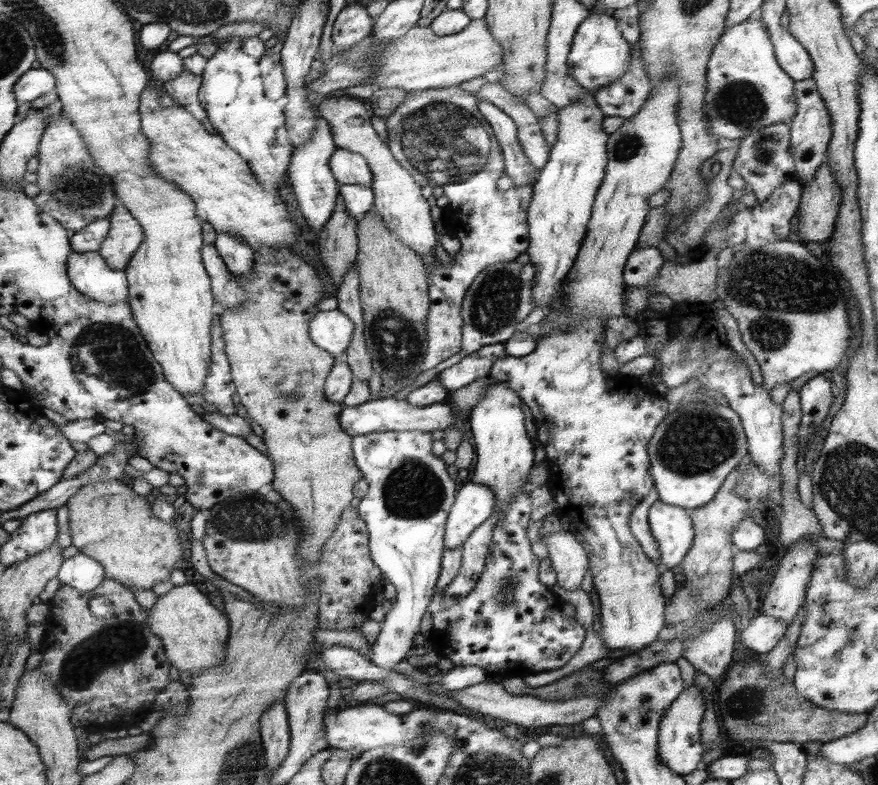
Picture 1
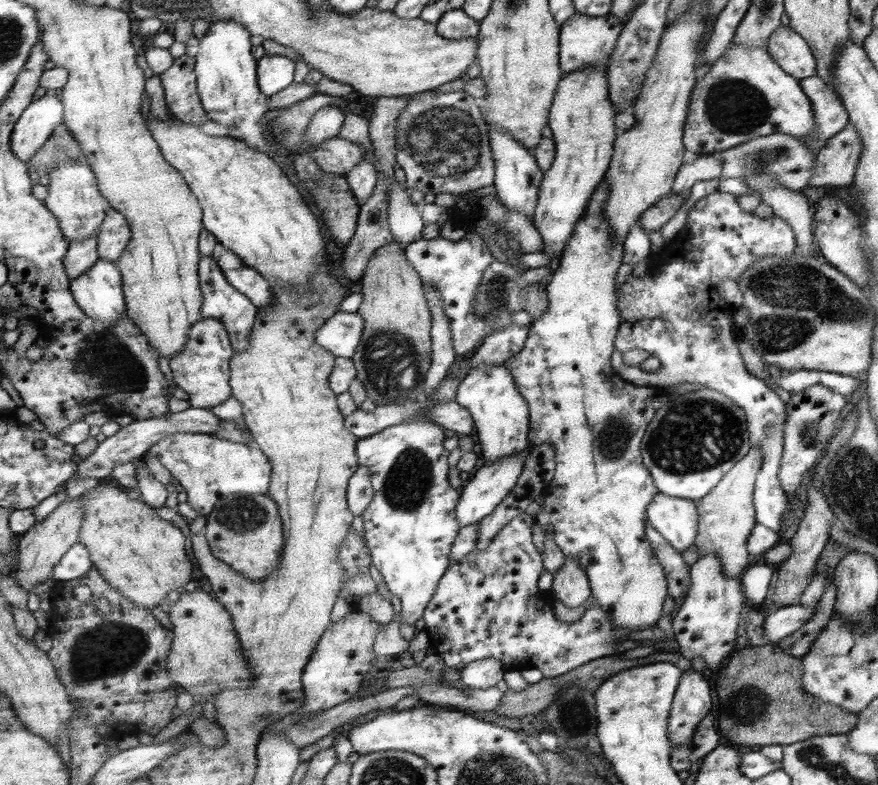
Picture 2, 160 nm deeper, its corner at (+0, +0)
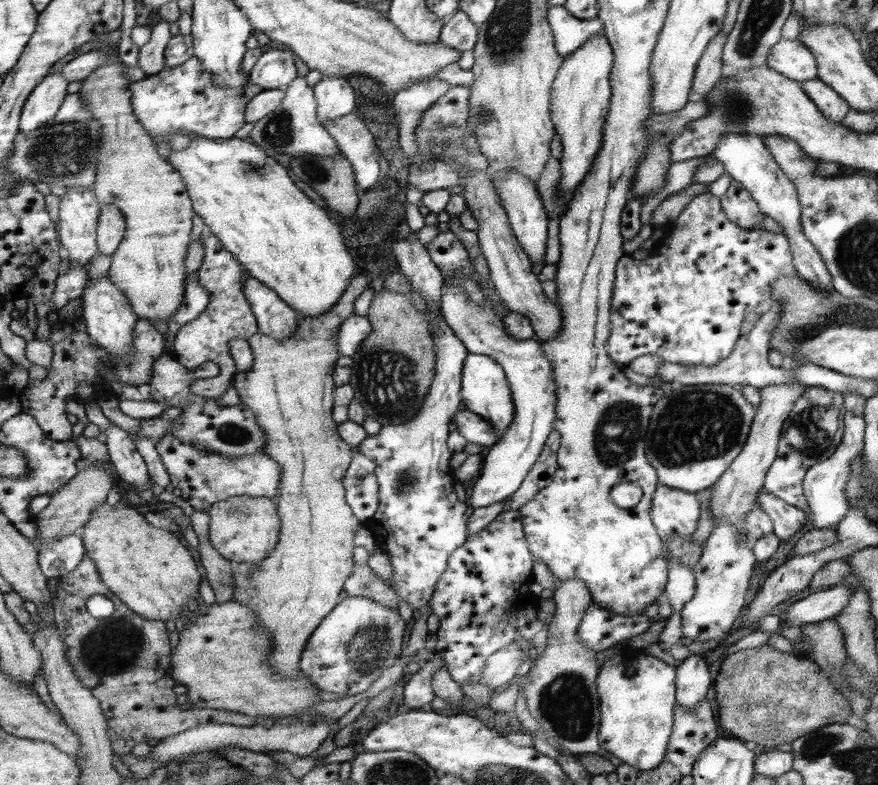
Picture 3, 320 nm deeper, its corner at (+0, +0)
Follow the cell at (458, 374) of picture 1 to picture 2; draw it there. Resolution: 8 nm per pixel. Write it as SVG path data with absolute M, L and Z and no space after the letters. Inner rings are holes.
M509 324L504 332L496 332L492 336L486 336L481 346L474 351L470 358L470 366L504 364L512 356L517 355L525 346L528 337L528 329L519 324Z

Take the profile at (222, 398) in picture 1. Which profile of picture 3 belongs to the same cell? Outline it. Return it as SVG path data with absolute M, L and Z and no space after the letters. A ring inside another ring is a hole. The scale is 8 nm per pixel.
M208 231L200 236L204 247L204 260L198 274L198 284L209 292L210 298L206 308L194 319L178 330L174 338L172 355L188 370L202 368L204 364L214 363L219 367L217 375L196 379L191 390L204 398L221 399L226 397L227 389L237 373L235 359L231 354L231 342L236 339L248 339L258 333L258 322L251 309L247 295L243 291L247 270L238 259L223 247L220 240Z

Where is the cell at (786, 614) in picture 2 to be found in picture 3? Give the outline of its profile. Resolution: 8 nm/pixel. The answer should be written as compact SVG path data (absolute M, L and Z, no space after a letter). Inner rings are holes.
M844 582L826 590L810 593L788 607L788 620L794 626L834 619L849 603L855 590Z

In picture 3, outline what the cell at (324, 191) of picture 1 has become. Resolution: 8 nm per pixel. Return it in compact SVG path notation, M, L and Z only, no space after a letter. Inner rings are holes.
M323 75L321 81L313 86L317 100L317 117L323 124L328 119L354 112L354 88L346 77Z

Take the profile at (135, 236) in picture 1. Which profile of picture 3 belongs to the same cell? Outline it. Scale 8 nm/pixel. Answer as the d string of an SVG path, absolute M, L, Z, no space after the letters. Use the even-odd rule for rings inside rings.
M103 205L99 217L100 255L112 256L126 237L126 216L114 205Z

